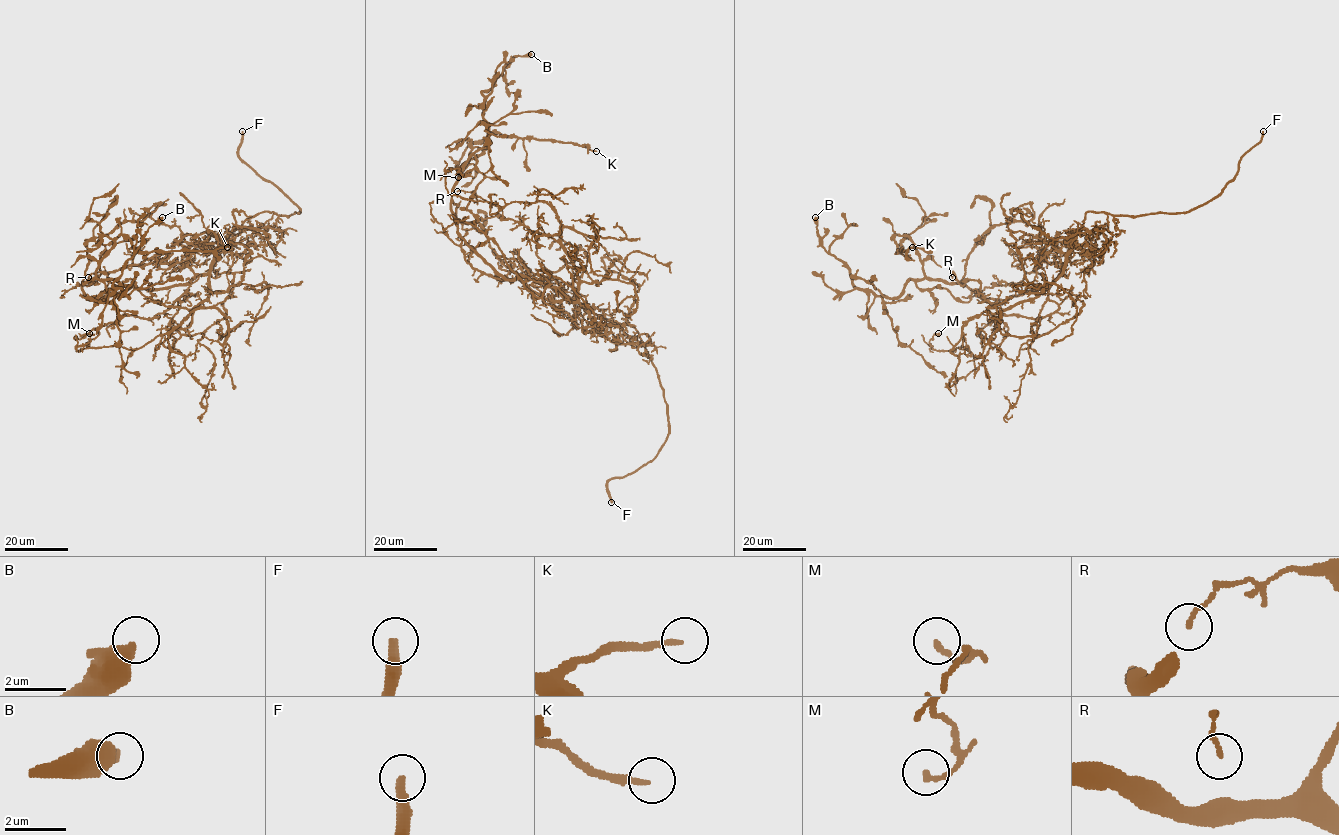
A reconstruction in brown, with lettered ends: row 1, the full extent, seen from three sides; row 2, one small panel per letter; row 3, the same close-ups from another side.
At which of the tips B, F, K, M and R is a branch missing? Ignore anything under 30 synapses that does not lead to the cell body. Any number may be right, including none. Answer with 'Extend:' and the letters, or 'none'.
Extend: F, K

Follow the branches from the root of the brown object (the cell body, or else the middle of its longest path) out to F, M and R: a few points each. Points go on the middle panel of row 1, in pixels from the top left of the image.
F: (543, 284), (588, 311), (633, 326), (663, 390), (665, 442), (650, 461), (608, 481), (611, 502)
M: (543, 284), (577, 300), (557, 213), (541, 201), (499, 207), (451, 195), (445, 171), (459, 168), (458, 177)
R: (543, 284), (577, 300), (578, 276), (565, 249), (550, 238), (505, 219), (498, 205), (457, 191)

